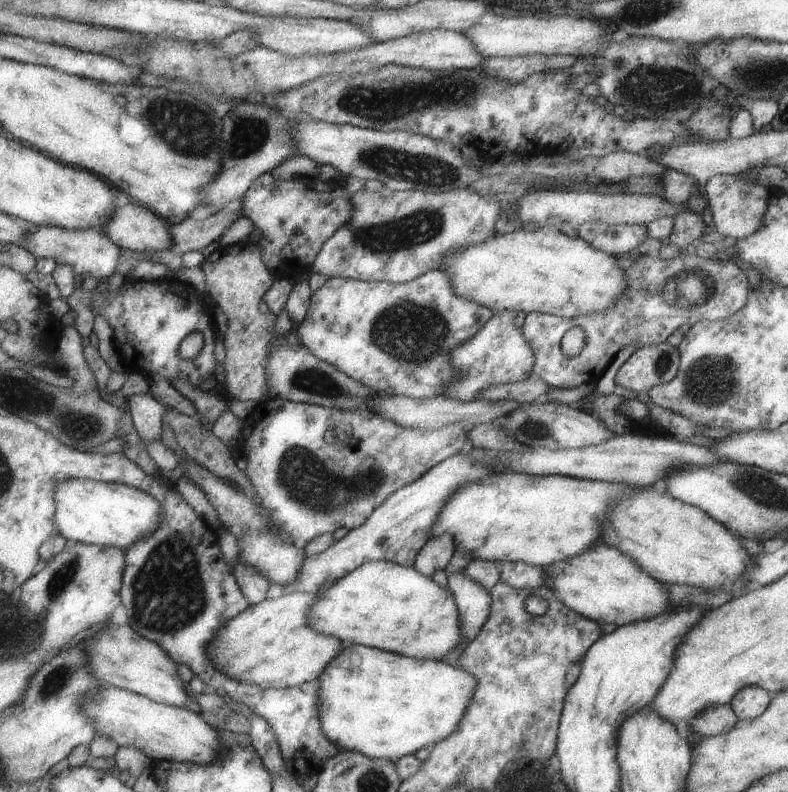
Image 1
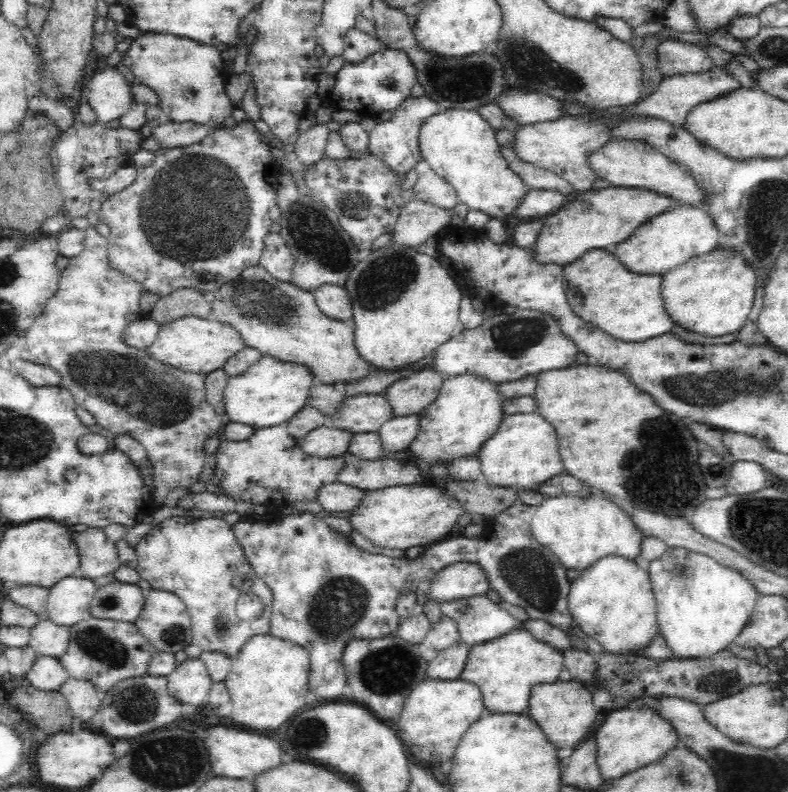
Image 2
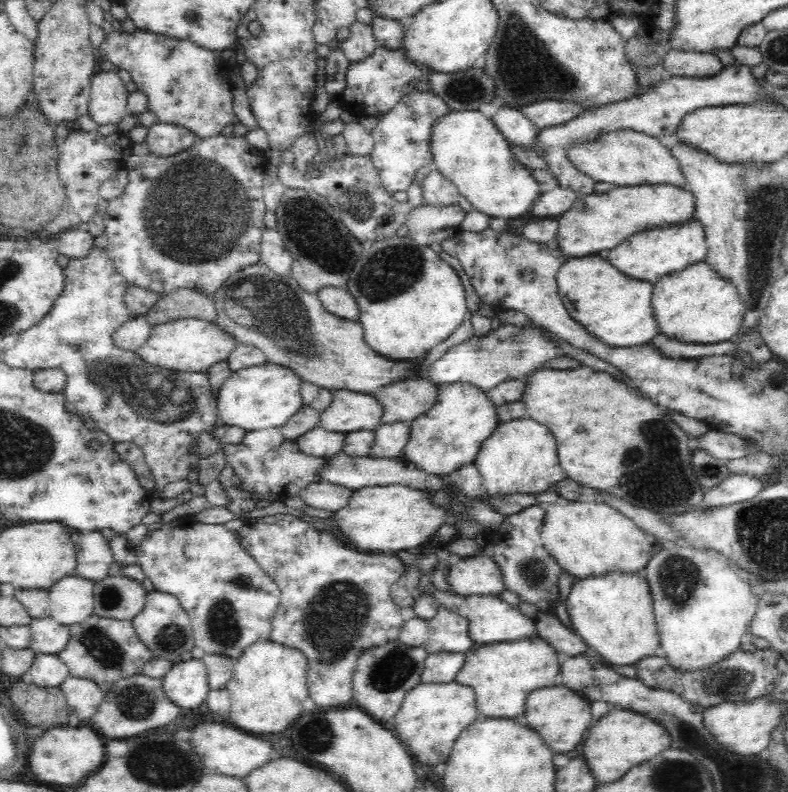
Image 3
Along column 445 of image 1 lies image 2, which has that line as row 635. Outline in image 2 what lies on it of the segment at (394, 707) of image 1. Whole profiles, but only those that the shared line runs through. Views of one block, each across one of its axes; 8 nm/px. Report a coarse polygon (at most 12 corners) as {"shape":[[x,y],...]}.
{"shape":[[684,547],[647,571],[659,633],[680,660],[725,651],[760,595]]}

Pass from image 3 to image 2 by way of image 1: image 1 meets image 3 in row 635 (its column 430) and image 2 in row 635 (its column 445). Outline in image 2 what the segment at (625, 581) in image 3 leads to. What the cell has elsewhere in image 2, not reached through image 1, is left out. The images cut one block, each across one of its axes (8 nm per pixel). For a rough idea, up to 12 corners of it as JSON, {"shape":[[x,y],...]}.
{"shape":[[606,556],[571,580],[576,627],[611,655],[660,634],[649,572]]}

